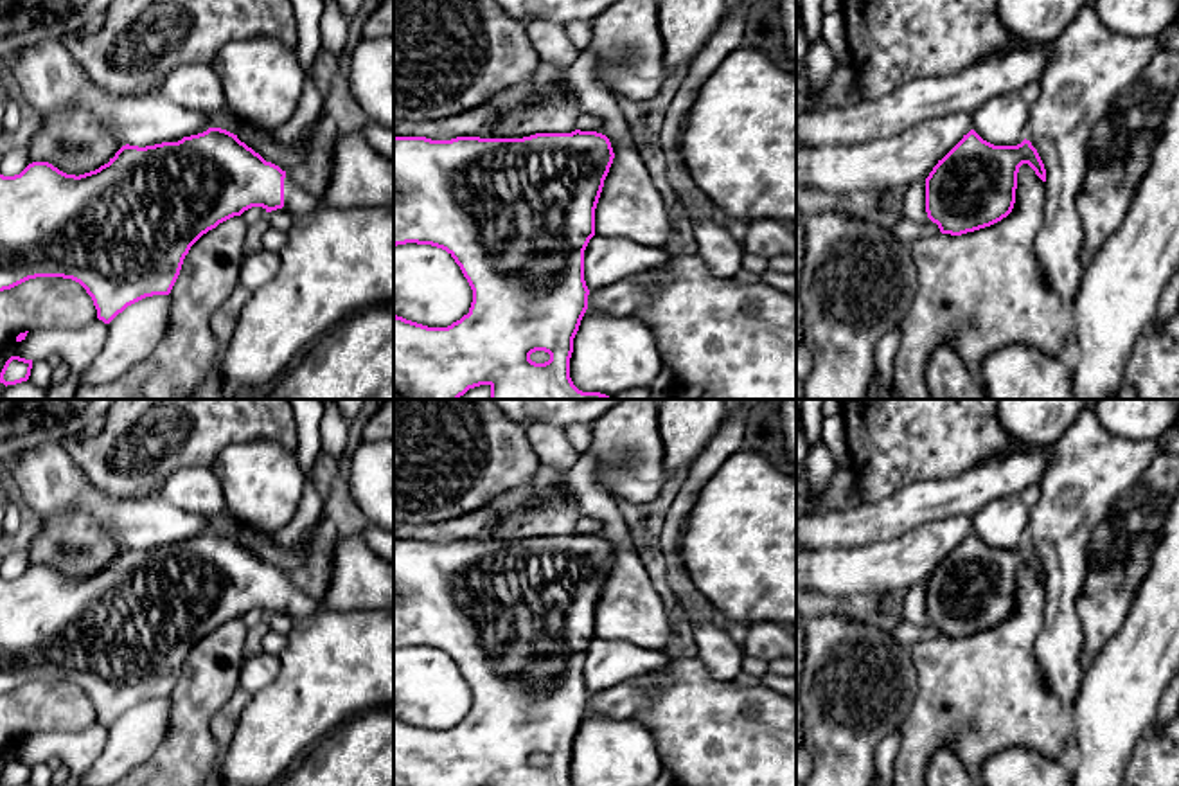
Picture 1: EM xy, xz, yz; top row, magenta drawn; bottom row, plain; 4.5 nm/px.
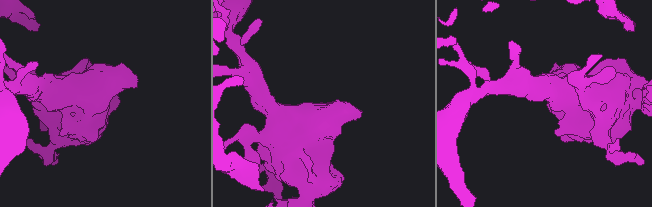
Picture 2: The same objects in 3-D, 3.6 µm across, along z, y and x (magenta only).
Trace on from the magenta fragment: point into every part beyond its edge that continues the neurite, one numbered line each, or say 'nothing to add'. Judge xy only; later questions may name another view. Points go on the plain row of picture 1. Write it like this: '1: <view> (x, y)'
1: xy (297, 605)

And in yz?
nothing to add

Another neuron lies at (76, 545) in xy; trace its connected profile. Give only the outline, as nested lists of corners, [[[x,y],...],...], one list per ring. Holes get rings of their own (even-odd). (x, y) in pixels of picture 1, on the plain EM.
[[[83,509],[41,522],[32,532],[31,565],[49,565],[66,577],[84,577],[108,567],[126,549],[115,532]]]

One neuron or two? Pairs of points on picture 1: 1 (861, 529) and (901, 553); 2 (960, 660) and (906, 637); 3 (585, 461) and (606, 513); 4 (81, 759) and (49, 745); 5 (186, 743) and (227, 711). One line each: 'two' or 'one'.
1: two
2: two
3: one
4: one
5: two

